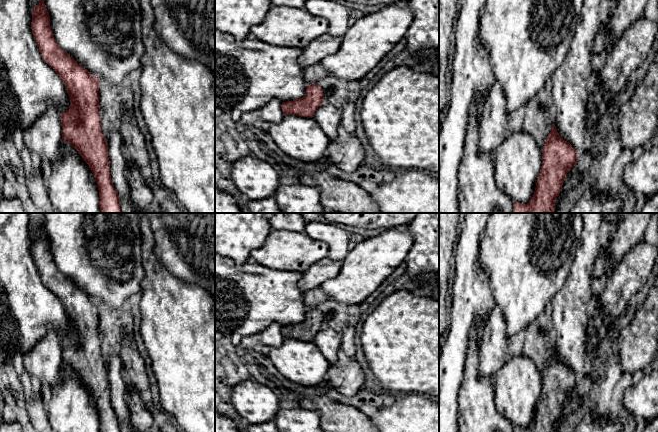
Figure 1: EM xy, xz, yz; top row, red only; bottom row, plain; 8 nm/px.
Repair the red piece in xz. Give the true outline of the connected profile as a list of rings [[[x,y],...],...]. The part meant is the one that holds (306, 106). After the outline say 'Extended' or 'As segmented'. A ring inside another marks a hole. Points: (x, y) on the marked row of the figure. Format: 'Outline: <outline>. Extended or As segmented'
Outline: [[[317,84],[306,87],[306,93],[302,98],[293,101],[282,102],[281,108],[284,115],[298,115],[312,118],[315,111],[324,103],[324,93]]]. As segmented

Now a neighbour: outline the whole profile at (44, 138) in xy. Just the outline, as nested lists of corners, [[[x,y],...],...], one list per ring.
[[[53,102],[45,112],[23,132],[24,145],[31,154],[44,157],[51,165],[61,159],[62,123]]]

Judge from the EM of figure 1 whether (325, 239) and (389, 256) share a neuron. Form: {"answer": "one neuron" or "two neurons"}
{"answer": "two neurons"}

